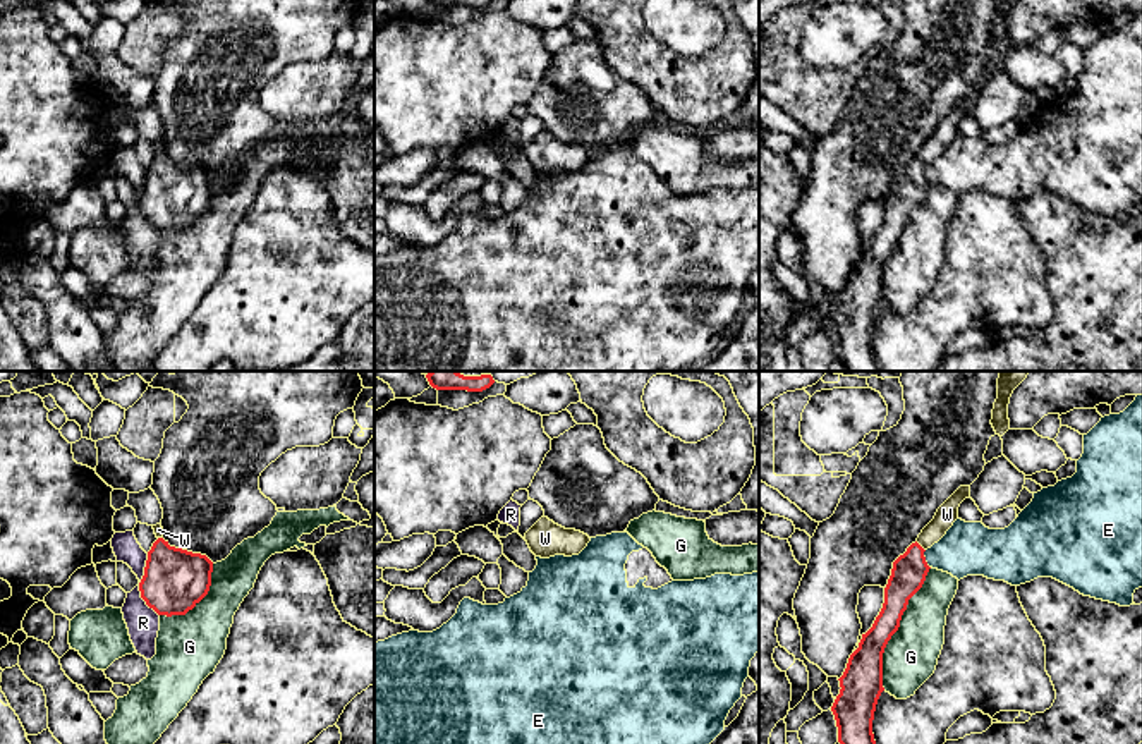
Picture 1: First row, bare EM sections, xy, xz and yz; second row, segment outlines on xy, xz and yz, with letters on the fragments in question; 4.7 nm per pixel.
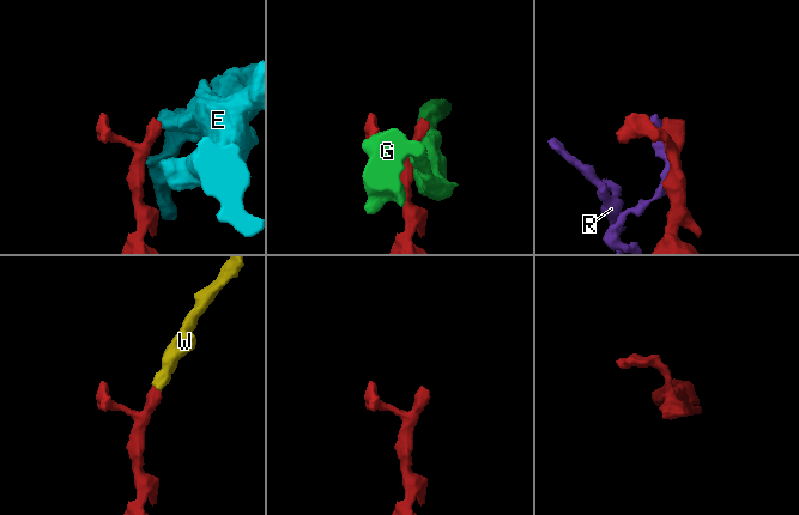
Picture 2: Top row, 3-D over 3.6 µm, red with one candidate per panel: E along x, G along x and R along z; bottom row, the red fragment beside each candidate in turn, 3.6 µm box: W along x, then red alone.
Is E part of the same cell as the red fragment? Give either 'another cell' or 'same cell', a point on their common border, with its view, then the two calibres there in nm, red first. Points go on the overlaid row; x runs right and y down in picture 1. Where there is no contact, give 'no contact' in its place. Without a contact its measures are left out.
another cell | yz (924, 559) | 160/260 nm

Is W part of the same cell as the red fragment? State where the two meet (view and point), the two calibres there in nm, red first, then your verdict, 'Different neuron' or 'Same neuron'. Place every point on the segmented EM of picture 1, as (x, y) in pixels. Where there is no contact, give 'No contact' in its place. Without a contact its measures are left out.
Touches red at yz (921, 547). Thickness 160 nm (red) against 100 nm. Same neuron

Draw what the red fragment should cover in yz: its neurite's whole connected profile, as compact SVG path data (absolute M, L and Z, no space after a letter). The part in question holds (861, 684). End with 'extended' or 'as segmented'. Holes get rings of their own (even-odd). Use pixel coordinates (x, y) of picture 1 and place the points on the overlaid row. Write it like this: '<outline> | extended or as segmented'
M960 486L922 529L917 541L893 562L884 588L884 603L872 627L862 634L840 680L840 694L831 711L840 744L876 744L872 720L883 687L883 653L898 631L908 600L922 588L929 565L924 552L938 543L958 519L960 503L970 497L970 486Z | extended

